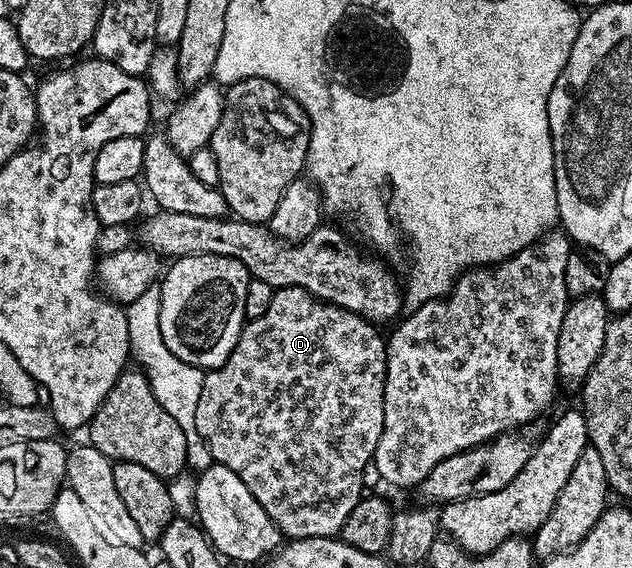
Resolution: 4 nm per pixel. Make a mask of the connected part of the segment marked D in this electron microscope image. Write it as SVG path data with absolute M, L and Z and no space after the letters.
M284 287L275 289L272 303L268 303L268 311L260 315L260 319L252 319L242 326L242 334L228 359L220 367L209 370L203 376L200 387L200 403L196 403L196 431L198 437L210 449L211 458L217 464L228 467L228 471L236 471L252 491L256 503L268 511L271 519L278 524L278 529L287 538L296 537L333 537L341 534L344 519L352 515L352 507L364 496L362 476L374 460L374 452L380 443L380 435L384 427L384 387L386 386L386 343L387 338L377 333L371 322L360 315L349 313L339 305L329 305L319 301L308 291L300 287Z

